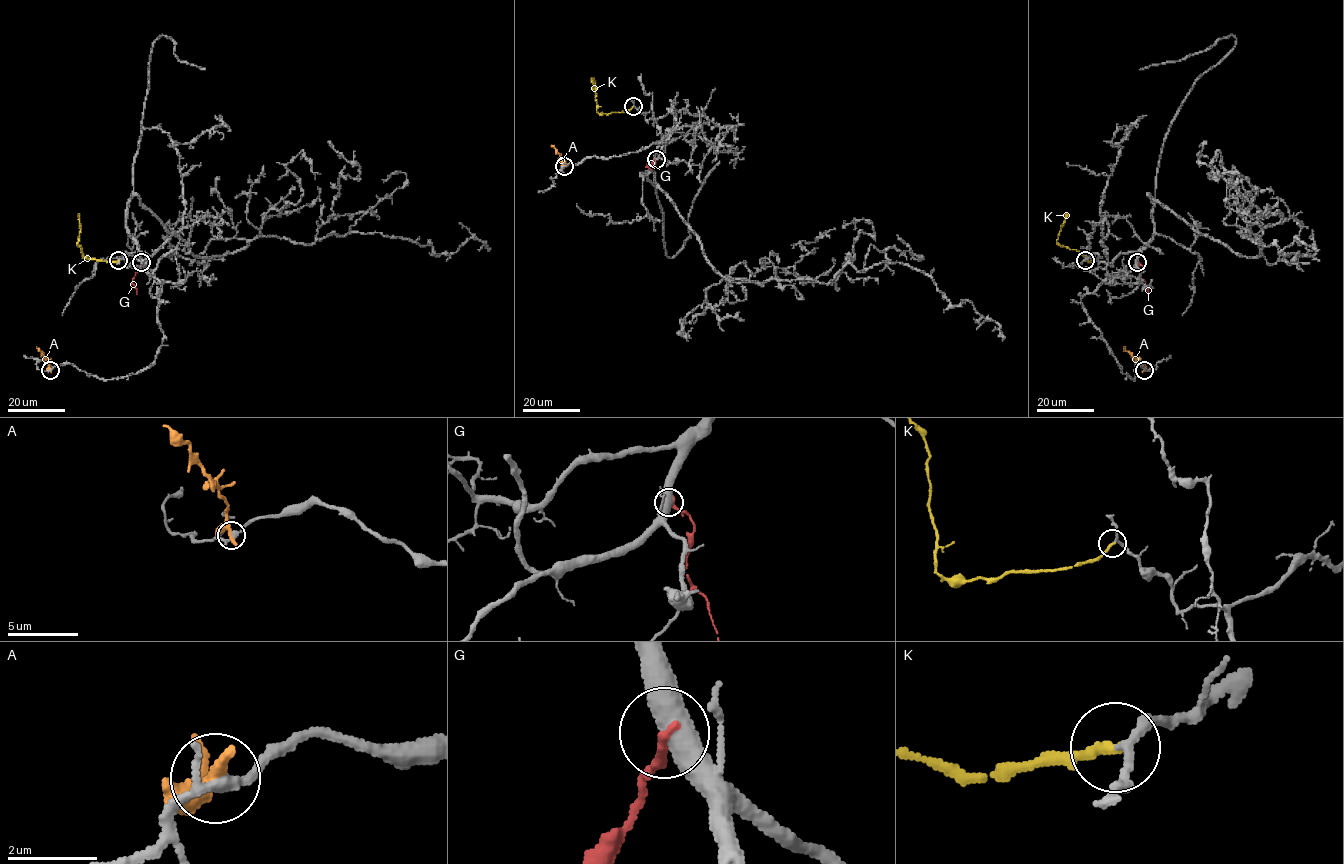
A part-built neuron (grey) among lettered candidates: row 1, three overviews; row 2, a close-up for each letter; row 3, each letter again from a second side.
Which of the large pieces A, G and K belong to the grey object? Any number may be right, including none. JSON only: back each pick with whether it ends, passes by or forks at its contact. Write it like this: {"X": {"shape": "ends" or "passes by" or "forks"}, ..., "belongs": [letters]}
{"belongs": []}

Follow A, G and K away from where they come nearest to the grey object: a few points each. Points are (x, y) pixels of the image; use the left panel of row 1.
A: (50, 370), (46, 358), (36, 347)
G: (141, 262), (132, 280), (137, 293)
K: (118, 261), (82, 258), (77, 243), (80, 231), (78, 213)

